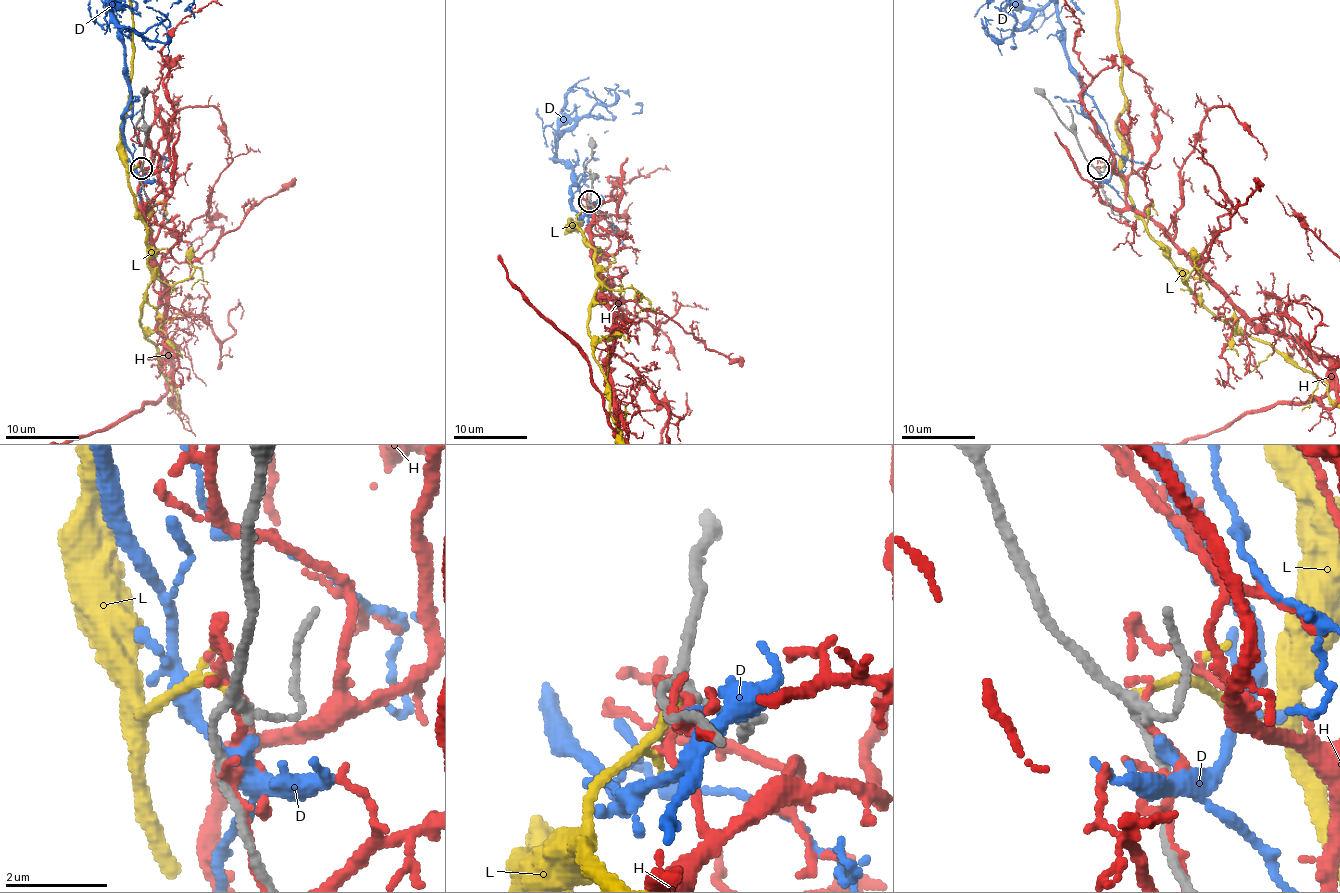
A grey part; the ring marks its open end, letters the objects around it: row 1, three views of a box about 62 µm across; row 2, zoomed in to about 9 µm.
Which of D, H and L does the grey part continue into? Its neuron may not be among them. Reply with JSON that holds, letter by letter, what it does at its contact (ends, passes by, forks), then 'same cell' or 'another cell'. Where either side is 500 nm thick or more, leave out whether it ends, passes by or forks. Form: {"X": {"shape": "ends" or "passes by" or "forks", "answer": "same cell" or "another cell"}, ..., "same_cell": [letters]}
{"D": {"shape": "ends", "answer": "another cell"}, "H": {"shape": "ends", "answer": "another cell"}, "L": {"shape": "ends", "answer": "same cell"}, "same_cell": ["L"]}

